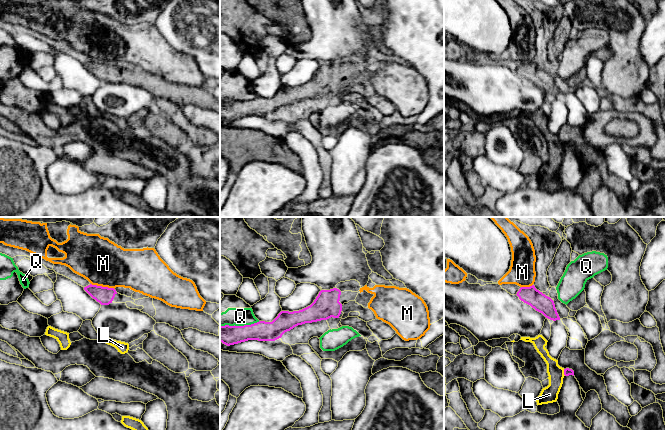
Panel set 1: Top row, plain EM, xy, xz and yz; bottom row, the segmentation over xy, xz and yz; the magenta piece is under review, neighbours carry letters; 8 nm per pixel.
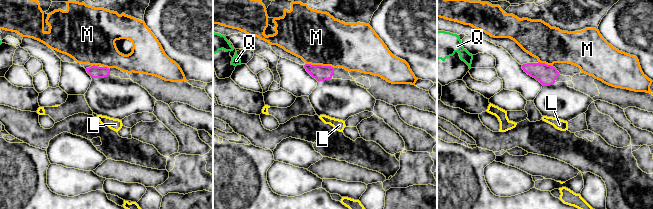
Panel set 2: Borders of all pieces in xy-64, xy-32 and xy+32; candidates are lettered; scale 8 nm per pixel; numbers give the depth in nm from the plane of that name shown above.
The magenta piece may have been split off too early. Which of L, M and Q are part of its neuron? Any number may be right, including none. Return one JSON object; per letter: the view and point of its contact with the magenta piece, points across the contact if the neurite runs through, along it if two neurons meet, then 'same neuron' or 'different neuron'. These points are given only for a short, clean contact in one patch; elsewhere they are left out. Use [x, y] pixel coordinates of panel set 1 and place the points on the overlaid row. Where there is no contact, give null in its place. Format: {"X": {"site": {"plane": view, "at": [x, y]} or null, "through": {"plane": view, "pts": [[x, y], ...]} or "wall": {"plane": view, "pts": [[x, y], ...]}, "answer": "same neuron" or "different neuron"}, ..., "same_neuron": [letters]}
{"L": {"site": {"plane": "yz", "at": [564, 372]}, "wall": {"plane": "yz", "pts": [[563, 369], [565, 375]]}, "answer": "different neuron"}, "M": {"site": {"plane": "xy", "at": [103, 287]}, "wall": {"plane": "xy", "pts": [[91, 283], [114, 289]]}, "answer": "different neuron"}, "Q": {"site": {"plane": "xz", "at": [239, 326]}, "wall": {"plane": "xz", "pts": [[259, 321], [253, 324], [220, 326]]}, "answer": "different neuron"}, "same_neuron": []}

